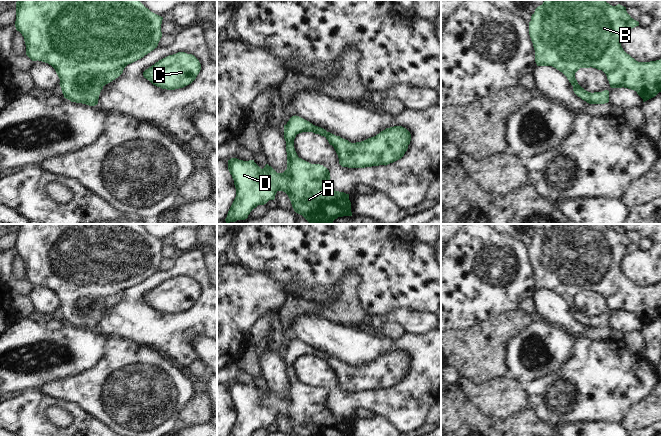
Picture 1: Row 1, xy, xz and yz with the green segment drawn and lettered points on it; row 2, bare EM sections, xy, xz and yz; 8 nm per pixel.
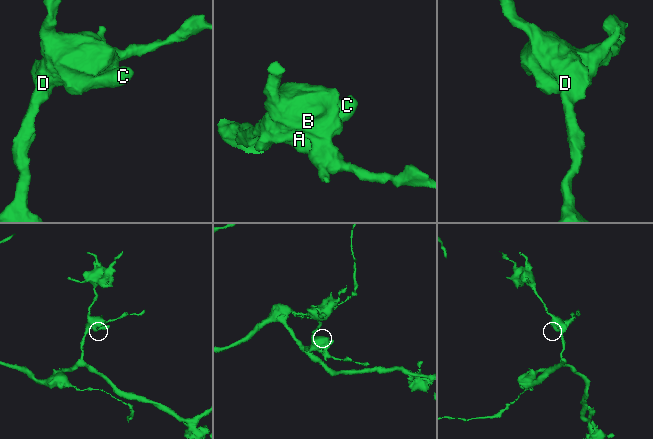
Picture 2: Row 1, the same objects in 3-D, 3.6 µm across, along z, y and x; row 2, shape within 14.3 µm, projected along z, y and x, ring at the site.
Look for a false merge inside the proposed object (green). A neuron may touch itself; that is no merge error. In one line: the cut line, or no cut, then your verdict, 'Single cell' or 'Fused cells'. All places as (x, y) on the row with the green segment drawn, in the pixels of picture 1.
No split. Single cell.

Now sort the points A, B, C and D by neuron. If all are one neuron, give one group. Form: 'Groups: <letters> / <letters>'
Groups: A B C D.

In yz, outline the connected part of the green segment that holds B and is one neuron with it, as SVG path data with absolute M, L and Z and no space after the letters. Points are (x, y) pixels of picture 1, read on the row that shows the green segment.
M544 0L531 16L529 35L535 50L537 66L552 66L562 72L573 86L574 93L587 103L605 104L609 102L608 90L591 93L578 84L575 73L580 68L590 67L602 70L611 88L624 87L634 90L645 102L661 92L661 59L638 62L623 50L621 46L623 34L636 26L639 26L639 22L634 20L627 13L626 7L620 4L612 6L605 0Z

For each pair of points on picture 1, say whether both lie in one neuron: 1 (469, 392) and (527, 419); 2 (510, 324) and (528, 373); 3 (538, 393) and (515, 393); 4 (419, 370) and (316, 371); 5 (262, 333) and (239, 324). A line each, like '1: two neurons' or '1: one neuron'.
1: two neurons
2: two neurons
3: two neurons
4: one neuron
5: two neurons

